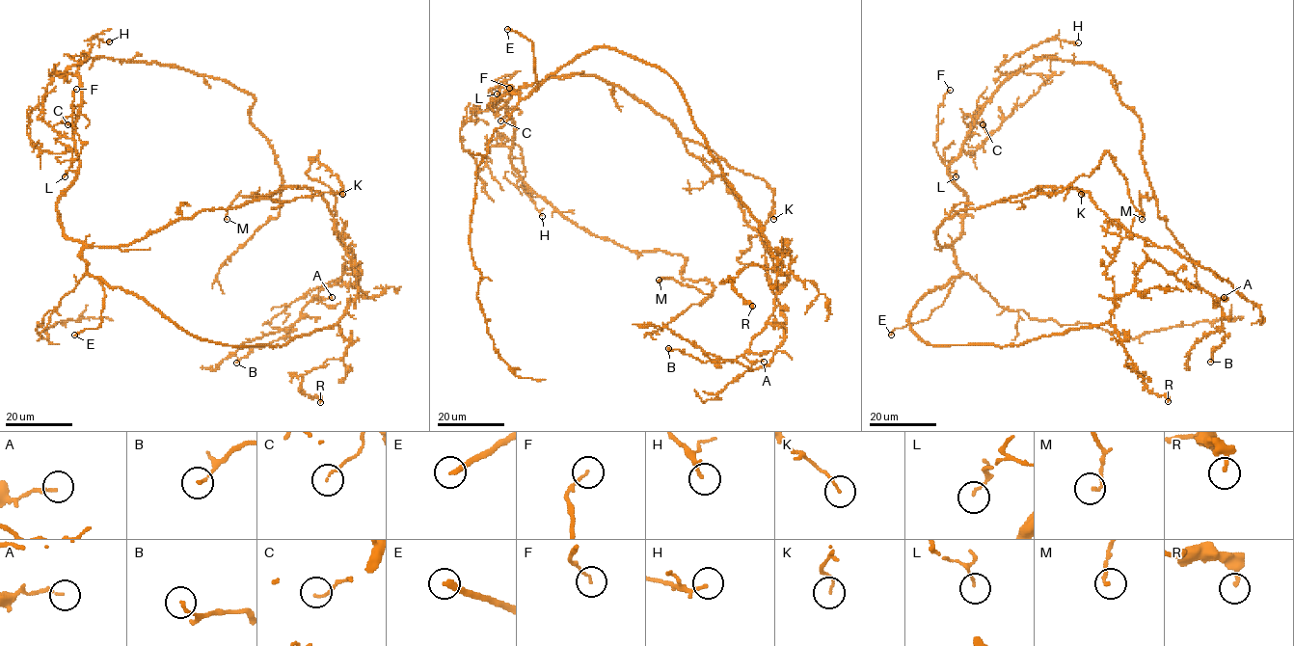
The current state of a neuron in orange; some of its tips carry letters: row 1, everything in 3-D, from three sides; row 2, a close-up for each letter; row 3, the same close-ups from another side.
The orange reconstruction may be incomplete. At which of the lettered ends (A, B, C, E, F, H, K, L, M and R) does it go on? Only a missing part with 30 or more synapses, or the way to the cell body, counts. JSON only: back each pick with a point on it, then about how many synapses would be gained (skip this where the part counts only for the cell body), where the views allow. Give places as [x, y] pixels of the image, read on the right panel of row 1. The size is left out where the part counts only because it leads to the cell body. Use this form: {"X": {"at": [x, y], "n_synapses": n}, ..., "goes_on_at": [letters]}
{"C": {"at": [983, 124], "n_synapses": 50}, "E": {"at": [891, 335]}, "goes_on_at": ["C", "E"]}

